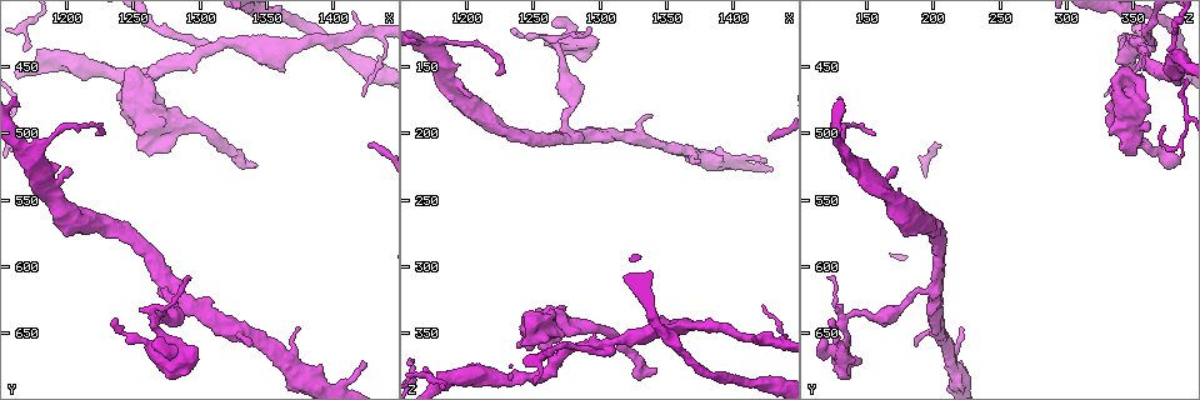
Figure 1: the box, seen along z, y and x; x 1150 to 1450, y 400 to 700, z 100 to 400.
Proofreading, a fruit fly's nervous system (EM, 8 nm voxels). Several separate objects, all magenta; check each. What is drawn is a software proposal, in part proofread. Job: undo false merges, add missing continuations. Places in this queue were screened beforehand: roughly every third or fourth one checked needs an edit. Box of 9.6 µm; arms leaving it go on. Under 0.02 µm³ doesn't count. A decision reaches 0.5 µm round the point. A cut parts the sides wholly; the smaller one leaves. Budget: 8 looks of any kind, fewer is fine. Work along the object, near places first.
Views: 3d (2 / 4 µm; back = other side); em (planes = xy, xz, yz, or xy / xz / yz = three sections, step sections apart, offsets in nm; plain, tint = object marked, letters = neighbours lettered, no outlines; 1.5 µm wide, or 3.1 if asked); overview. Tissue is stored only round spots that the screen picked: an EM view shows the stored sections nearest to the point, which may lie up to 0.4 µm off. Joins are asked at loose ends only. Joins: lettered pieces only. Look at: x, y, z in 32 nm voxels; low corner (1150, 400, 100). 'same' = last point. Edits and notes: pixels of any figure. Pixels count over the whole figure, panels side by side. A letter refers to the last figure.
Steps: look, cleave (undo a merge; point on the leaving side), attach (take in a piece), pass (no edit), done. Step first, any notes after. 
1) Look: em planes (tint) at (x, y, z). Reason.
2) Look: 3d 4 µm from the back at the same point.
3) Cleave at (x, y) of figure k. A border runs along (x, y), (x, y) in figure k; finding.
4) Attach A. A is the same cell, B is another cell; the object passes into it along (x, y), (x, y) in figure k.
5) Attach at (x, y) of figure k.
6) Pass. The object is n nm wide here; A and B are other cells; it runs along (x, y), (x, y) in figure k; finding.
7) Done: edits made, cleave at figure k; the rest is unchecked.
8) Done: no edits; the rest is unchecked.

Look: 3d 4 µm at (1304, 440, 358). Arms part here.

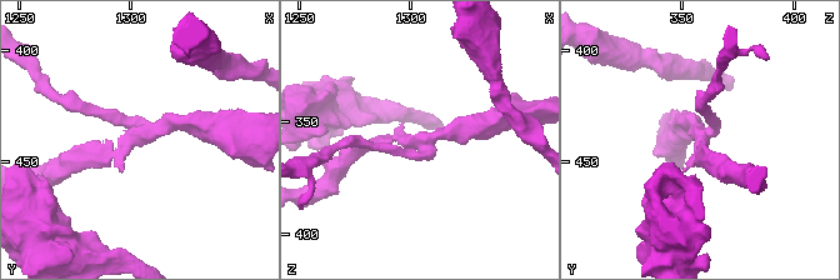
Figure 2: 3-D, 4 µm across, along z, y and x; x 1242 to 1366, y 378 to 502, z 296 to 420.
Look: em xz step 8 (letters) at (1302, 439, 358). Need the tissue.

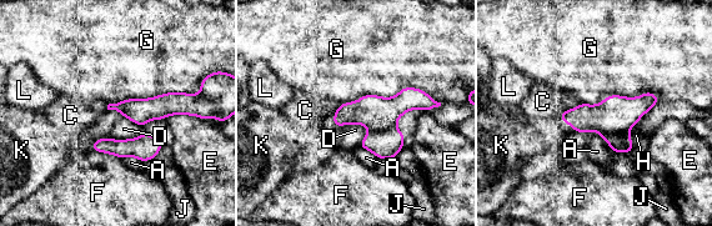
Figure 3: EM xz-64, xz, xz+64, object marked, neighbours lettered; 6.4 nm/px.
Cleave at (382, 144) of figure 3. The object is 70 nm wide here; the longest contact is with G, 650 nm; A, C, D, E, F, G, H, J, K and L are other cells; two cells meet here.

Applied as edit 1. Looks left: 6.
Look: em planes (plain) at (1236, 640, 122). Free end.

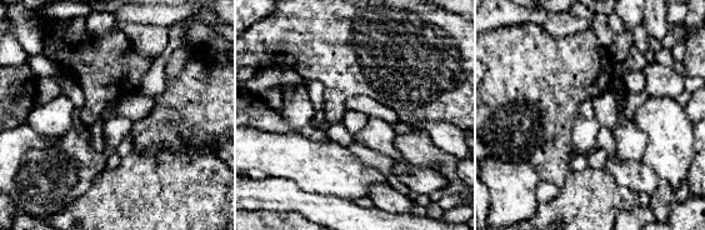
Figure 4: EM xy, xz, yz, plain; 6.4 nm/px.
Look: em planes (letters) at the same point.

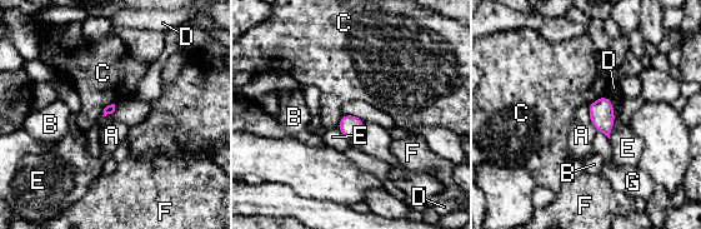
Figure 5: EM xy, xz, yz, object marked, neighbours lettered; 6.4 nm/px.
Pass. A, B, C, D, E, F and G are other cells; a border runs along (604, 95), (589, 105) in figure 5; no lettered piece goes on from it.

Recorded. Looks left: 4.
Done: edits made, cleave at figure 3; the rest is unchecked.

